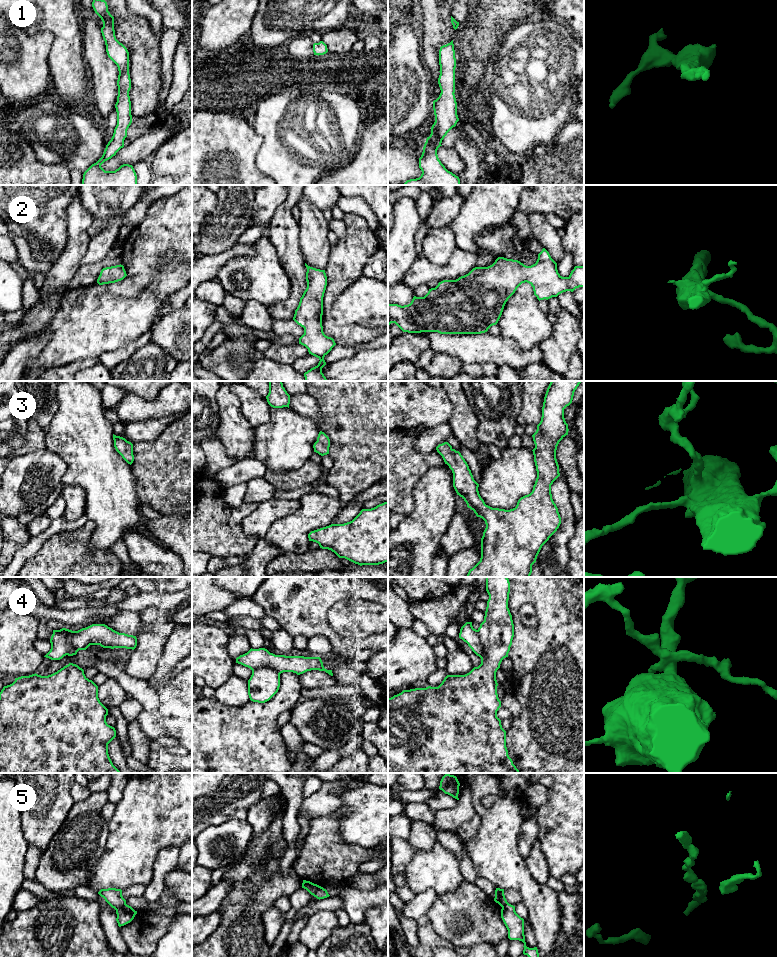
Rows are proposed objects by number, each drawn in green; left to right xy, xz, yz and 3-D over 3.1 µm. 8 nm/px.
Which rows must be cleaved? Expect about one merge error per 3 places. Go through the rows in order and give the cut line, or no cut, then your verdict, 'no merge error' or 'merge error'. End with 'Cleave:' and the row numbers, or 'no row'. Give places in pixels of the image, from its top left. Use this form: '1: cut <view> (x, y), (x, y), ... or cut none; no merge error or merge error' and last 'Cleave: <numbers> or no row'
1: cut none; no merge error
2: cut none; no merge error
3: cut none; no merge error
4: cut xz (252, 670), (258, 667), (271, 667), (279, 674); merge error
5: cut xy (125, 903), (115, 909); merge error
Cleave: 4, 5

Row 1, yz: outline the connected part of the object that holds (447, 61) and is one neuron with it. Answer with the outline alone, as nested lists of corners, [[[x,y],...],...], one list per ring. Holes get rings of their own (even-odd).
[[[453,40],[440,47],[439,65],[438,84],[441,93],[433,101],[435,122],[419,158],[422,174],[419,178],[407,180],[404,185],[461,185],[459,177],[448,171],[437,155],[442,140],[459,121],[454,94],[456,58]]]

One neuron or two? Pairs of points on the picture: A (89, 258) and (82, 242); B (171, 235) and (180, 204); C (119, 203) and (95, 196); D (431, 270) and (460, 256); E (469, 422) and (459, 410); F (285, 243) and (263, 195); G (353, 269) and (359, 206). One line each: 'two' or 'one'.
A: two
B: one
C: one
D: one
E: one
F: two
G: two

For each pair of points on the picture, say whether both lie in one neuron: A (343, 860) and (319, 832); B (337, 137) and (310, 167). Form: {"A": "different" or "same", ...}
{"A": "same", "B": "same"}

